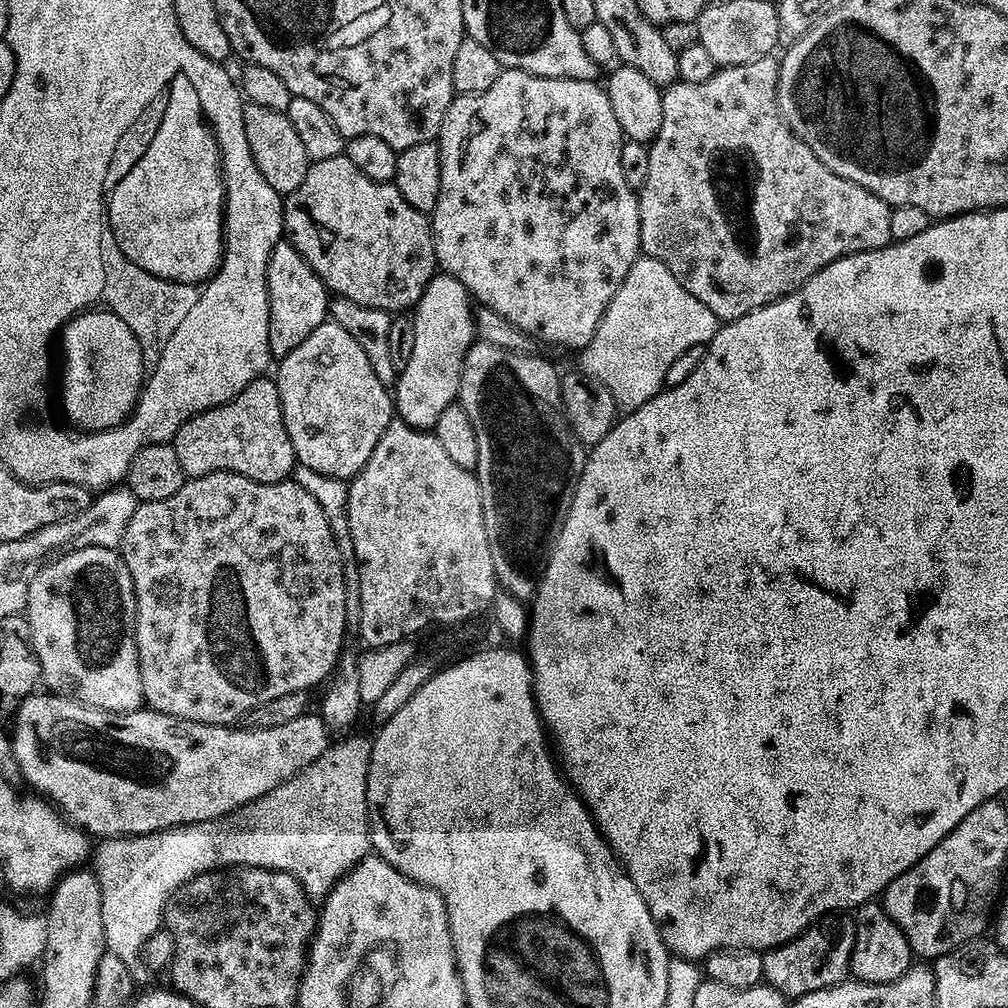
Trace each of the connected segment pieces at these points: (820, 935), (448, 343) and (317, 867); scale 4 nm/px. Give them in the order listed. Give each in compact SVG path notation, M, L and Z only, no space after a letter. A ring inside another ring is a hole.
M851 923L827 924L813 926L801 932L789 944L779 944L777 948L763 953L767 987L777 988L789 998L797 998L818 990L836 988L849 979L852 951L856 948L855 927Z
M447 274L437 275L428 283L428 289L421 296L414 309L416 317L412 320L412 353L408 356L408 365L403 365L394 389L394 408L399 419L417 430L432 430L444 409L450 404L459 382L459 370L464 366L464 357L472 344L478 340L476 320L472 317L474 297L467 286Z
M402 706L398 709L395 709L393 713L389 715L389 718L379 727L377 734L375 735L374 740L368 740L364 736L354 736L355 734L346 736L342 742L331 742L324 748L321 748L320 753L314 754L313 758L310 758L309 762L304 762L297 767L291 774L286 774L281 781L277 781L277 784L273 785L270 790L267 791L265 796L261 796L259 799L255 800L256 803L256 814L258 814L258 820L251 824L250 828L246 828L245 831L241 831L242 835L242 844L216 844L216 848L212 850L212 840L206 844L206 842L194 842L194 836L198 836L198 830L183 830L180 826L180 832L175 832L175 830L168 829L163 830L158 833L151 833L150 835L140 835L140 836L130 836L130 837L121 837L121 838L108 838L104 841L101 841L100 848L95 849L93 858L92 858L92 870L96 877L96 880L99 884L99 889L101 890L101 906L102 906L102 916L104 922L104 934L105 934L105 944L107 951L120 958L123 964L127 966L127 969L133 979L135 985L140 988L150 988L153 987L153 984L158 978L158 970L153 964L146 958L143 950L146 944L154 937L157 936L158 932L162 932L164 927L165 912L168 909L169 902L172 900L172 897L175 896L181 888L184 888L185 885L191 881L196 880L200 876L204 876L206 873L214 872L217 870L223 870L231 867L243 867L243 868L262 868L270 869L275 872L285 872L288 875L295 877L297 881L303 885L305 892L307 893L309 899L312 900L322 900L327 897L329 892L331 892L337 882L343 880L352 869L356 868L357 865L361 863L364 859L367 859L371 855L371 829L368 823L368 798L369 798L369 784L370 784L370 769L371 763L373 761L373 750L375 742L381 742L385 739L385 733L390 731L393 728L393 725L398 723L398 717L401 714L406 714L405 706ZM290 782L296 782L298 784L298 796L273 796L278 790L282 790L284 786L288 786Z

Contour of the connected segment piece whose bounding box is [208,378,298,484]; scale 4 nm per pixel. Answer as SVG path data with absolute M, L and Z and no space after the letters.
M261 378L255 380L253 384L240 396L236 397L231 404L223 404L220 408L209 408L210 418L214 428L224 430L224 432L234 432L236 438L236 426L238 426L238 438L254 438L254 452L264 452L264 468L260 472L257 482L260 484L282 484L293 479L292 471L297 471L298 461L296 451L290 442L288 432L284 429L284 410L280 407L280 392L271 379Z

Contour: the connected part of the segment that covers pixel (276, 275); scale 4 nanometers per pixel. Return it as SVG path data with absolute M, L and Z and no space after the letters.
M281 242L271 249L266 285L266 307L271 335L277 341L296 342L305 334L322 326L330 316L330 293L316 275L315 270L302 258L291 243Z

